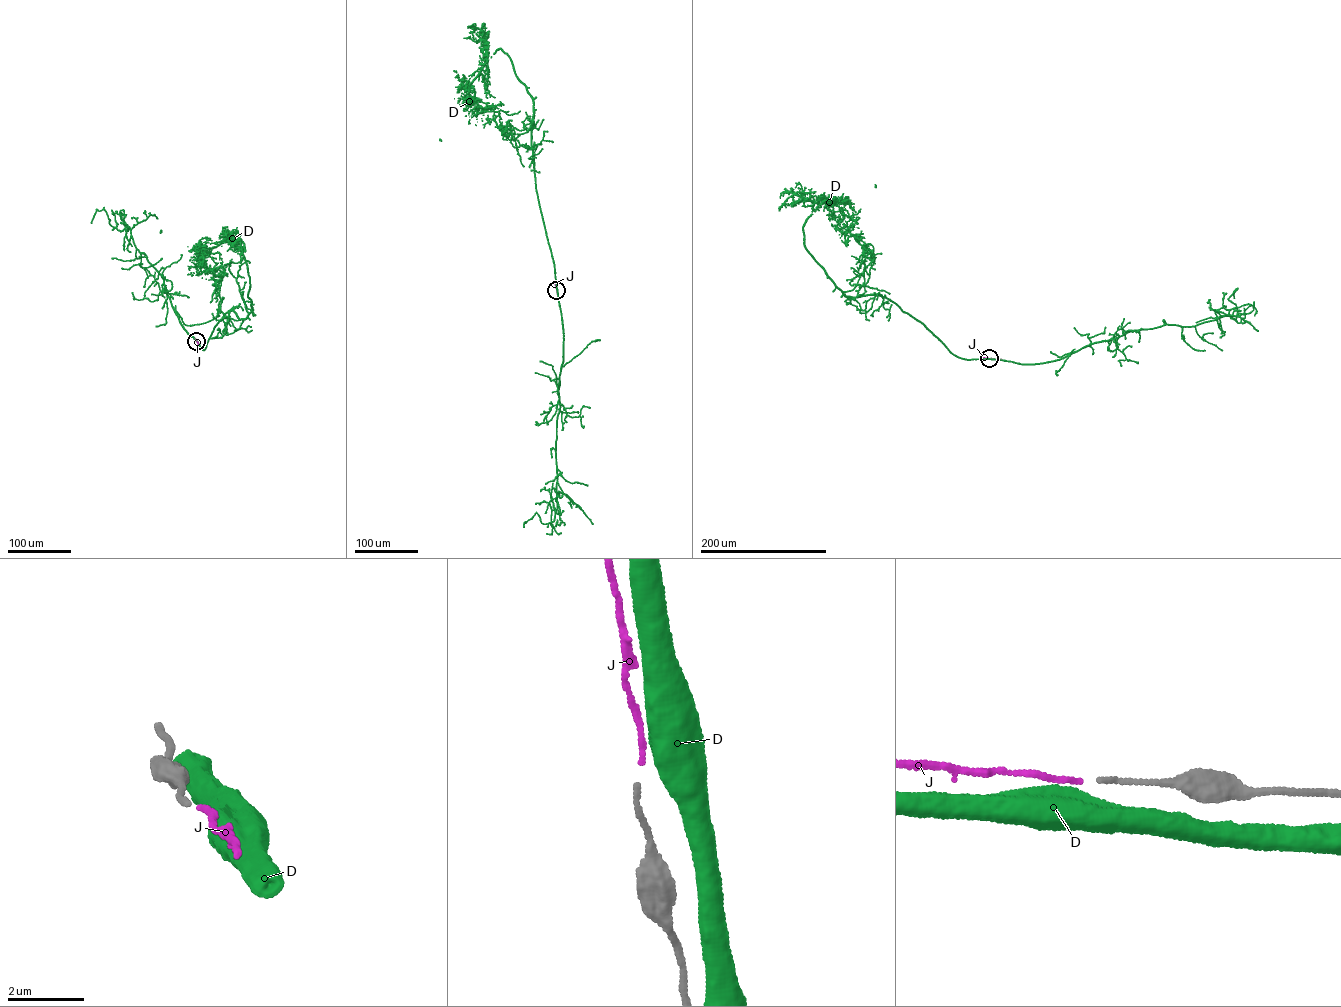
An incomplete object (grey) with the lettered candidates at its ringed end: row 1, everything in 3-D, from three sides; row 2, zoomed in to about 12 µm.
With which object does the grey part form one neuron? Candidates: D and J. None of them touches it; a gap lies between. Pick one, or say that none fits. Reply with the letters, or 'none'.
J

